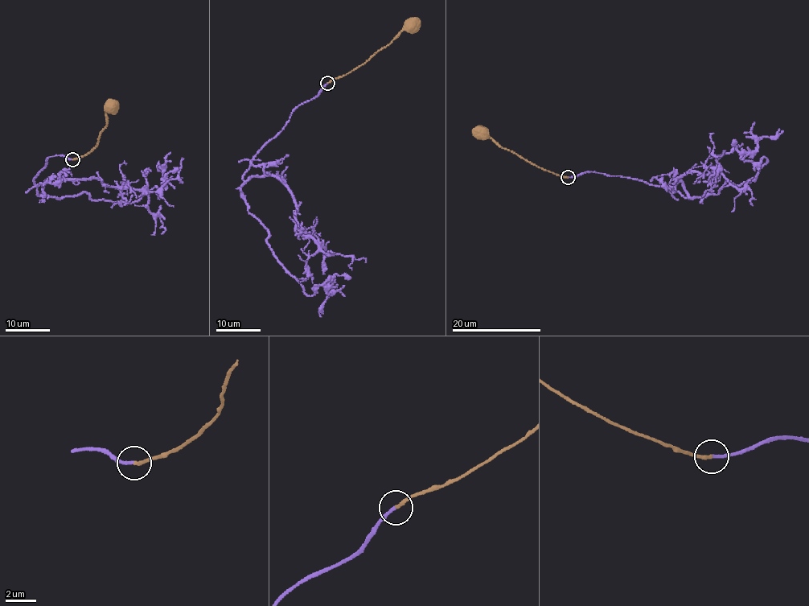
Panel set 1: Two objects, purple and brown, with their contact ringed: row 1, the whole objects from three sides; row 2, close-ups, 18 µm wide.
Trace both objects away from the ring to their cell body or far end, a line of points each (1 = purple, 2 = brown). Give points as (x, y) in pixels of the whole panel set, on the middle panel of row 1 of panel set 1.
1: (327, 83), (255, 154), (240, 188), (273, 254), (303, 291), (314, 294), (329, 278), (321, 316)
2: (327, 83), (360, 65), (411, 26)

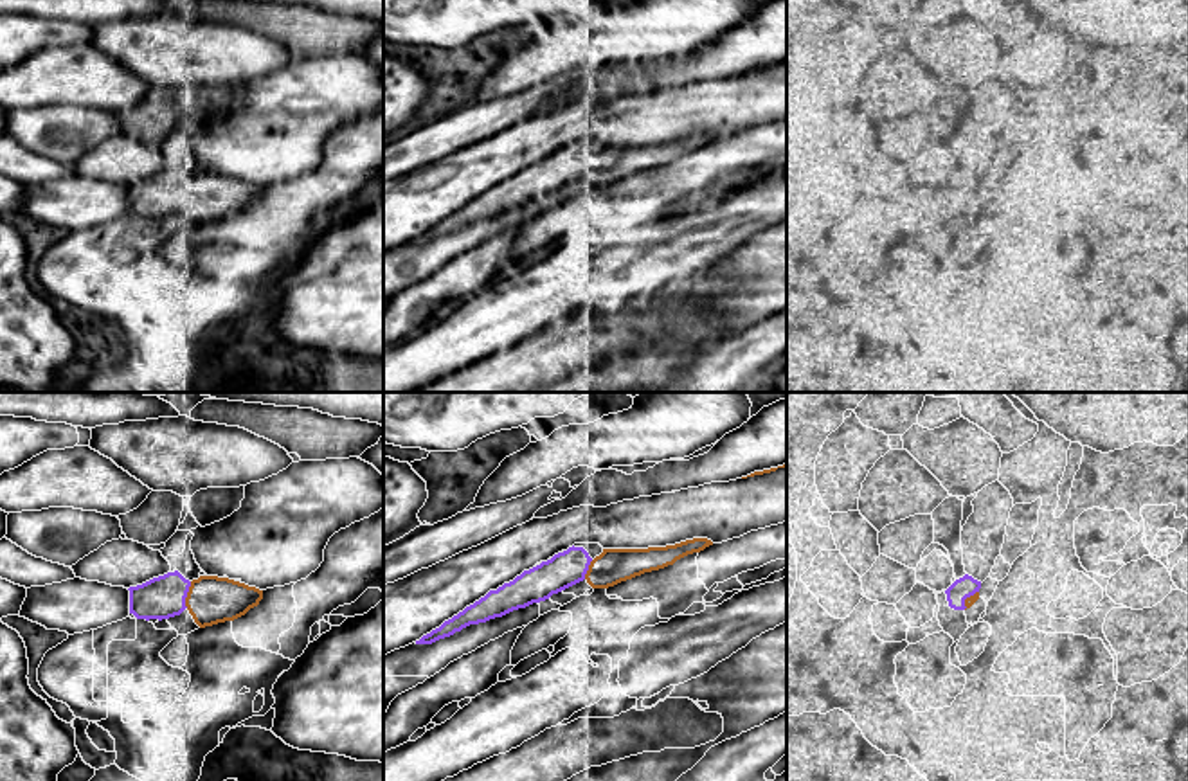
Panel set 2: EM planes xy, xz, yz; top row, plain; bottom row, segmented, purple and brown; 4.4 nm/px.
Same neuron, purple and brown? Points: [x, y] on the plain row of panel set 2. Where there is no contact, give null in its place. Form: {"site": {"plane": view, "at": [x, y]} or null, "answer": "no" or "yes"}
{"site": {"plane": "xy", "at": [186, 191]}, "answer": "yes"}

